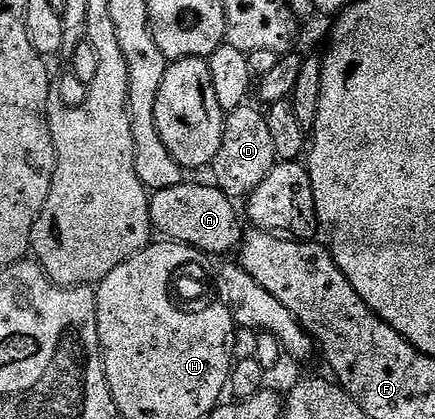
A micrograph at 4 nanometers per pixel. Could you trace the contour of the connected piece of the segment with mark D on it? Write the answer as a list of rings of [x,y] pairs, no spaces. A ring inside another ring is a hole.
[[[245,105],[227,112],[222,145],[210,165],[210,172],[212,171],[213,177],[216,178],[213,179],[215,186],[233,201],[240,201],[252,195],[254,189],[258,189],[258,185],[266,181],[266,173],[270,173],[270,169],[274,169],[278,162],[274,140],[270,137],[268,116],[259,106],[252,106]]]

